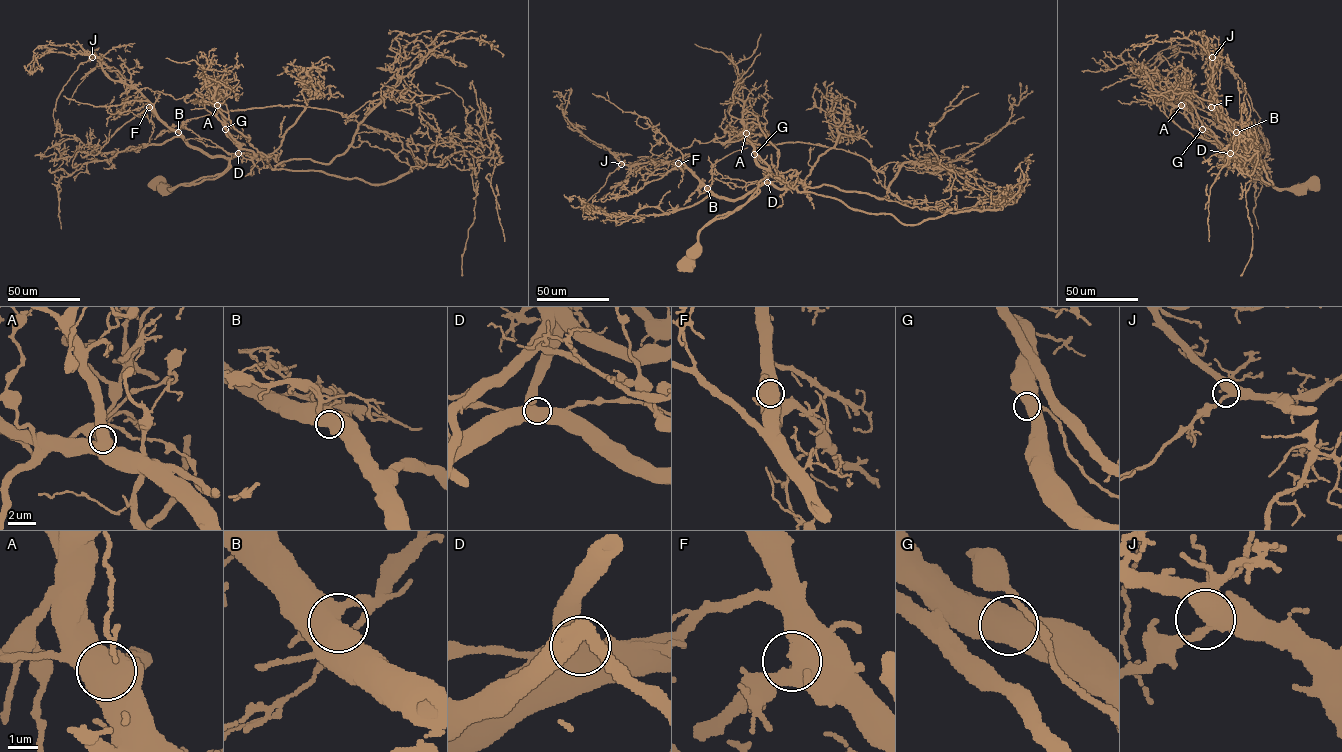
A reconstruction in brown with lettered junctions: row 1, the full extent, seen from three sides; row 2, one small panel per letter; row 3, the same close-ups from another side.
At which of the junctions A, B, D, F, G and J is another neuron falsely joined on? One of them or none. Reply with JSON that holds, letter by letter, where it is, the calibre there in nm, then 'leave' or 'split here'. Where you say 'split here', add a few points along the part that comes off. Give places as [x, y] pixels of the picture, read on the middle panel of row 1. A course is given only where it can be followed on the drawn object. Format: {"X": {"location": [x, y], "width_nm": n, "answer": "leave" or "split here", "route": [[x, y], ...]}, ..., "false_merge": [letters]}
{"A": {"location": [746, 133], "width_nm": 650, "answer": "leave"}, "B": {"location": [707, 188], "width_nm": 600, "answer": "leave"}, "D": {"location": [767, 182], "width_nm": 700, "answer": "split here", "route": [[767, 182], [783, 183], [784, 177], [756, 160], [744, 102], [734, 95], [738, 68], [722, 53], [694, 44]]}, "F": {"location": [678, 163], "width_nm": 650, "answer": "leave"}, "G": {"location": [754, 154], "width_nm": 800, "answer": "leave"}, "J": {"location": [621, 164], "width_nm": 480, "answer": "leave"}, "false_merge": ["D"]}

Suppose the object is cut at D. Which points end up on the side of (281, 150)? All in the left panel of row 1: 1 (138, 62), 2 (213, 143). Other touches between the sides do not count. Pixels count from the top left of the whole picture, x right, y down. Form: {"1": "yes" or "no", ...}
{"1": "no", "2": "yes"}

